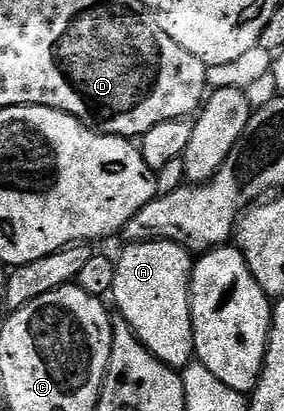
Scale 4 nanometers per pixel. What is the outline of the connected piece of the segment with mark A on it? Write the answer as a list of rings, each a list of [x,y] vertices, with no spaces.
[[[145,240],[143,244],[133,242],[125,245],[122,257],[117,257],[116,282],[112,293],[113,307],[119,308],[121,319],[130,323],[130,328],[138,336],[138,341],[160,362],[175,370],[189,366],[195,359],[194,331],[190,313],[190,279],[194,273],[195,257],[183,244],[171,240]]]

